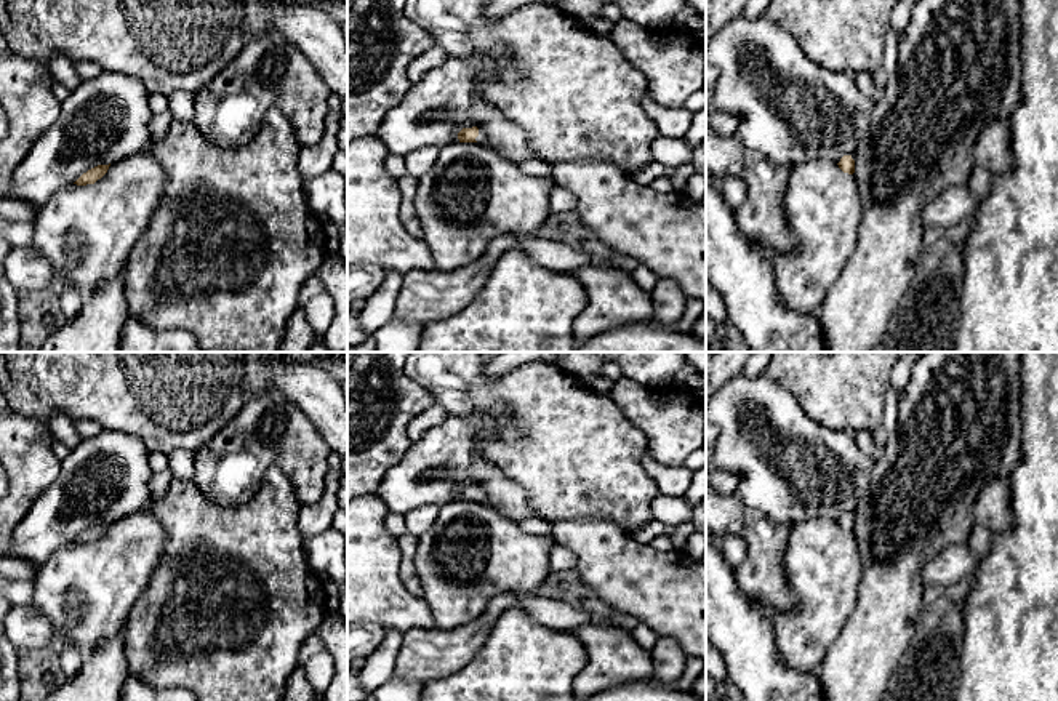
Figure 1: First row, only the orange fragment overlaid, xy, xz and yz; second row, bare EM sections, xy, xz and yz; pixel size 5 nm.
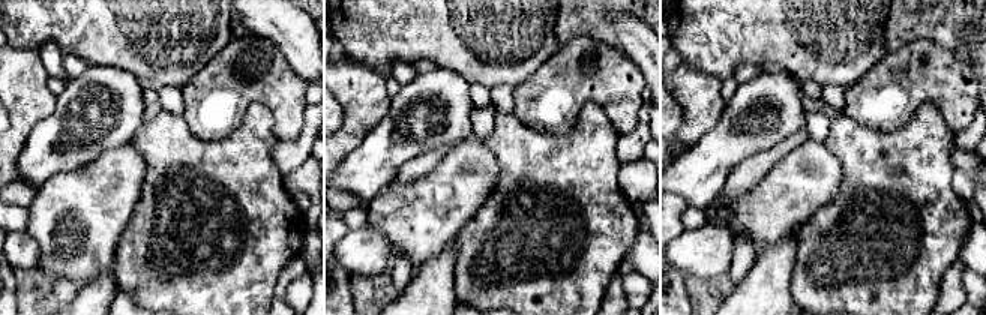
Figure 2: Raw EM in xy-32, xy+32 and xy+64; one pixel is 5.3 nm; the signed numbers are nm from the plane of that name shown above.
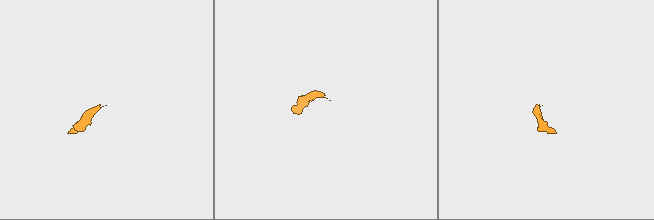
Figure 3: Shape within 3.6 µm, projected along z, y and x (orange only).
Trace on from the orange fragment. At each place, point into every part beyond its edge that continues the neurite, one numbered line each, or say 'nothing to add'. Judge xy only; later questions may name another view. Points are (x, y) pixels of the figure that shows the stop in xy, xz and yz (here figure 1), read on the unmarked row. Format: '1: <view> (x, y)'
nothing to add

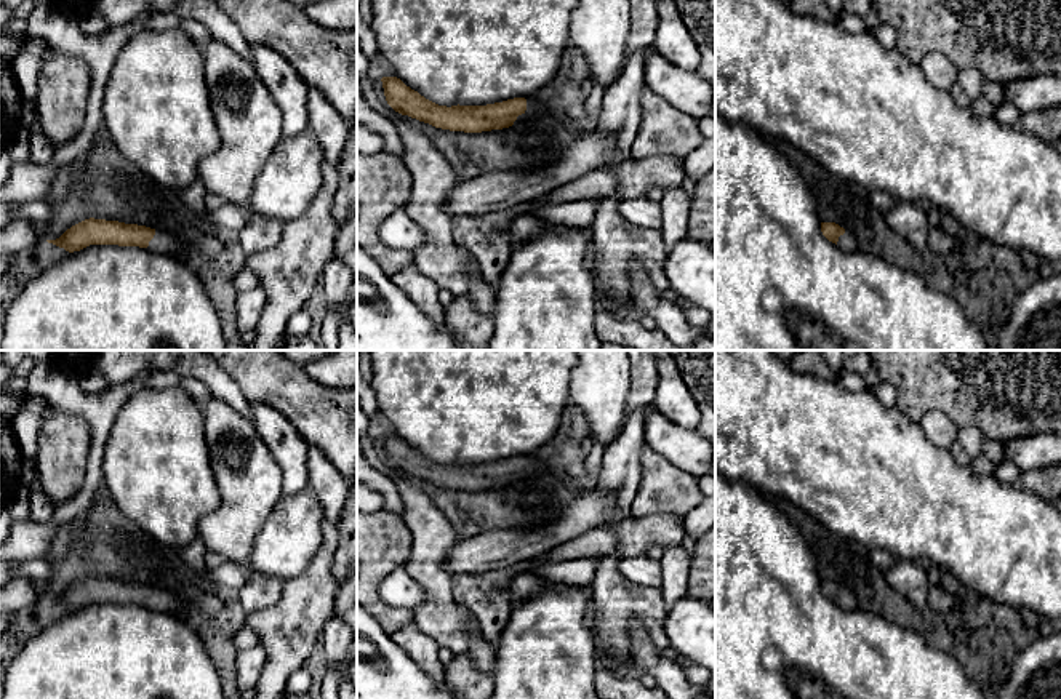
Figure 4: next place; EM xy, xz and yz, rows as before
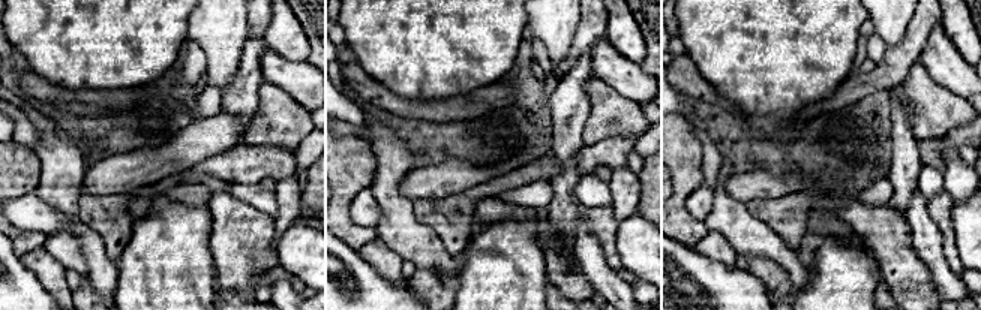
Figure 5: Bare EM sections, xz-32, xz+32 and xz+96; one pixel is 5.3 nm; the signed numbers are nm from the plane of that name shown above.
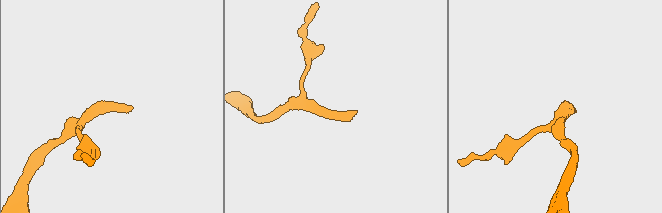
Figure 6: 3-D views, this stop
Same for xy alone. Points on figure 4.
1: xy (165, 602)

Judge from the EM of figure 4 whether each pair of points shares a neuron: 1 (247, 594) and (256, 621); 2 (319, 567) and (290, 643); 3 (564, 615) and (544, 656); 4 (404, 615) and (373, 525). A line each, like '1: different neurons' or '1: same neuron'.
1: different neurons
2: same neuron
3: same neuron
4: same neuron

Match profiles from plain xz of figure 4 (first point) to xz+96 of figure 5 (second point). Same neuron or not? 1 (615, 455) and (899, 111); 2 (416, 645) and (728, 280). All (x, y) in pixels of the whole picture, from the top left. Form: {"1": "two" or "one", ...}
{"1": "one", "2": "two"}

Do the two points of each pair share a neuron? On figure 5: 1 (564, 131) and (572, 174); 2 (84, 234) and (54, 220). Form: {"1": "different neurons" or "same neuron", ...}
{"1": "same neuron", "2": "same neuron"}

